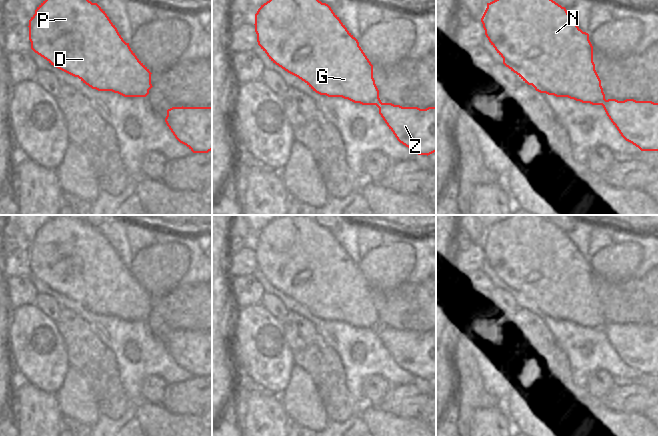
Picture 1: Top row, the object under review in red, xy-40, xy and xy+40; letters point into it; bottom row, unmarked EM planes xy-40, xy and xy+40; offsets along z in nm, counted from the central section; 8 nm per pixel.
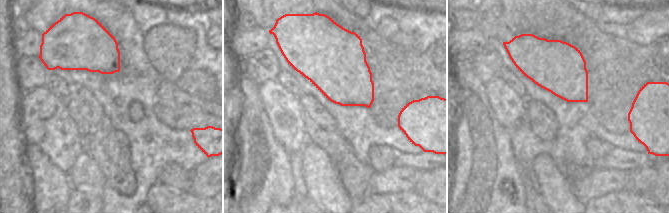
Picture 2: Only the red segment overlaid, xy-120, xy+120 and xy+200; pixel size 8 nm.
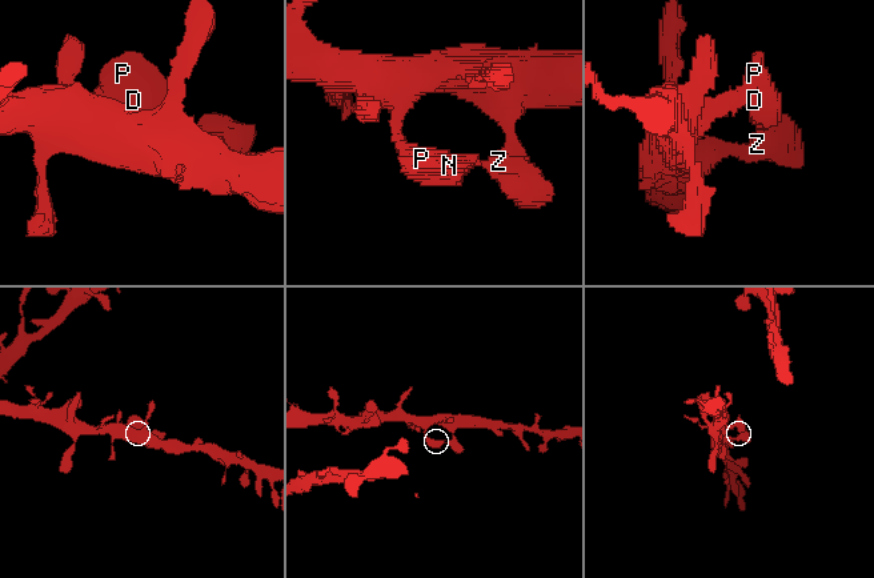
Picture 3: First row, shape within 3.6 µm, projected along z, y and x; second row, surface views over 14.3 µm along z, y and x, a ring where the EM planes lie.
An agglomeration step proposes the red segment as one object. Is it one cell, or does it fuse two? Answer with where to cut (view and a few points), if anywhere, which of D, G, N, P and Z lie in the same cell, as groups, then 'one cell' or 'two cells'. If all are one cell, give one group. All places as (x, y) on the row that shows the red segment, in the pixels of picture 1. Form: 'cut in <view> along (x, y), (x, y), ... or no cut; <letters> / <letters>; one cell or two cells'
no cut; D G N P Z; one cell

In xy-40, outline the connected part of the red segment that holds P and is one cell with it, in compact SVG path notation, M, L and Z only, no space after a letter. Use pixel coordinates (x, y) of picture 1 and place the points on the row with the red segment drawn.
M45 0L29 20L31 49L54 67L78 77L83 83L98 91L112 91L124 97L146 97L151 84L151 72L137 58L119 34L105 11L89 0Z

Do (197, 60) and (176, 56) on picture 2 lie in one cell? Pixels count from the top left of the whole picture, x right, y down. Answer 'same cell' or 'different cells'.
different cells

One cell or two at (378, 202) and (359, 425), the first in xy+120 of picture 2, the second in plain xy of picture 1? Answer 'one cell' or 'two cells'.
one cell

